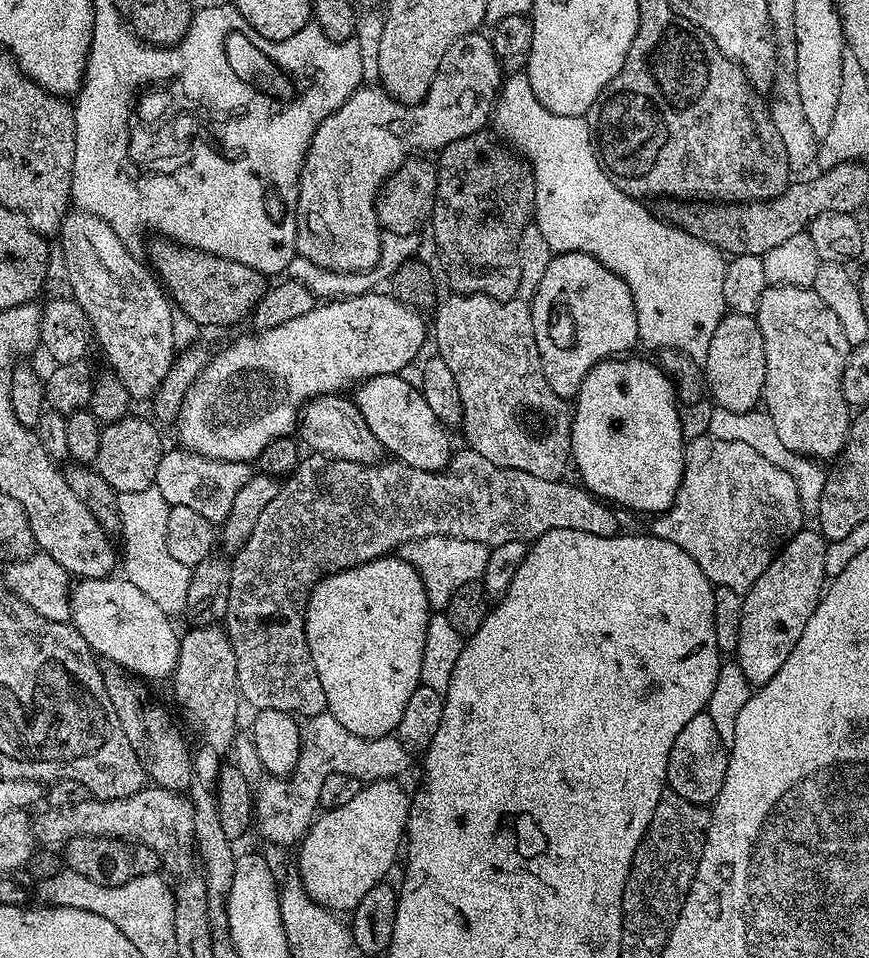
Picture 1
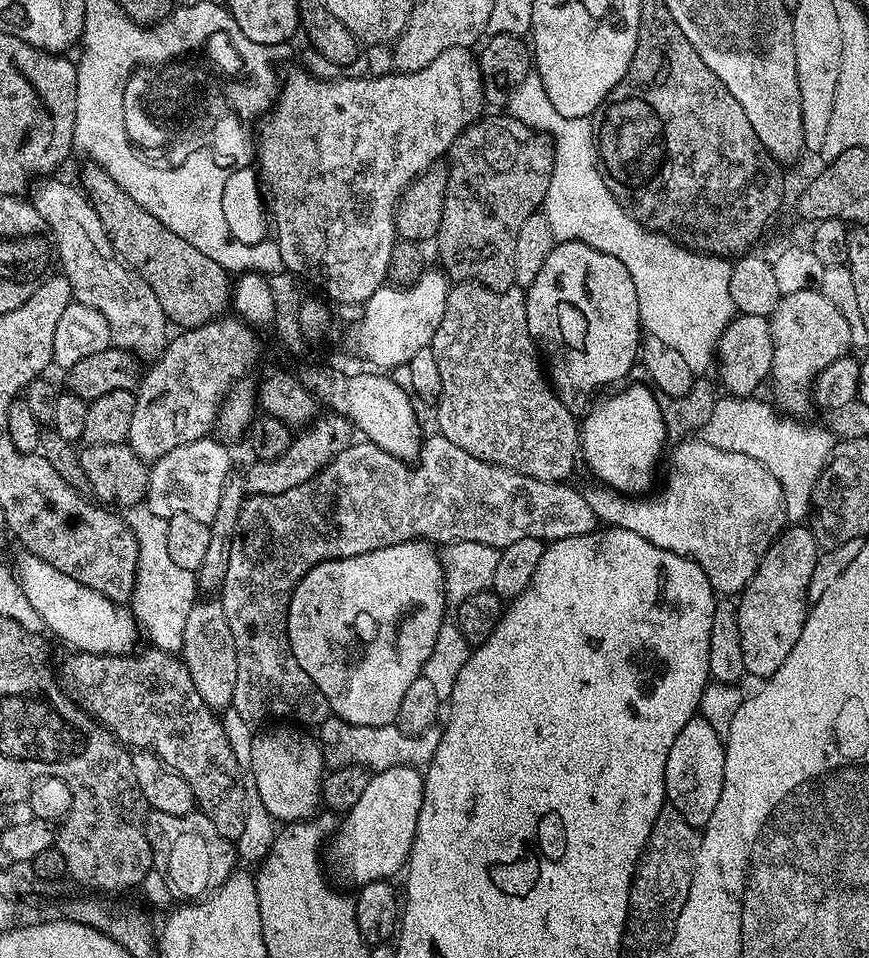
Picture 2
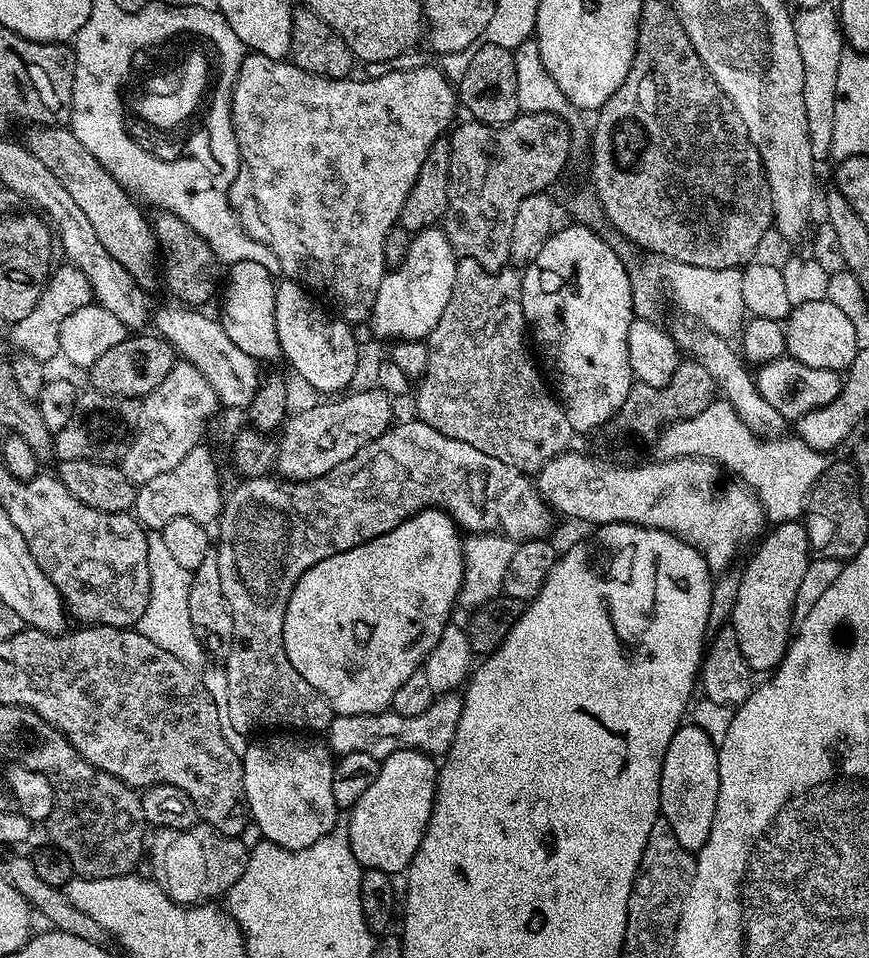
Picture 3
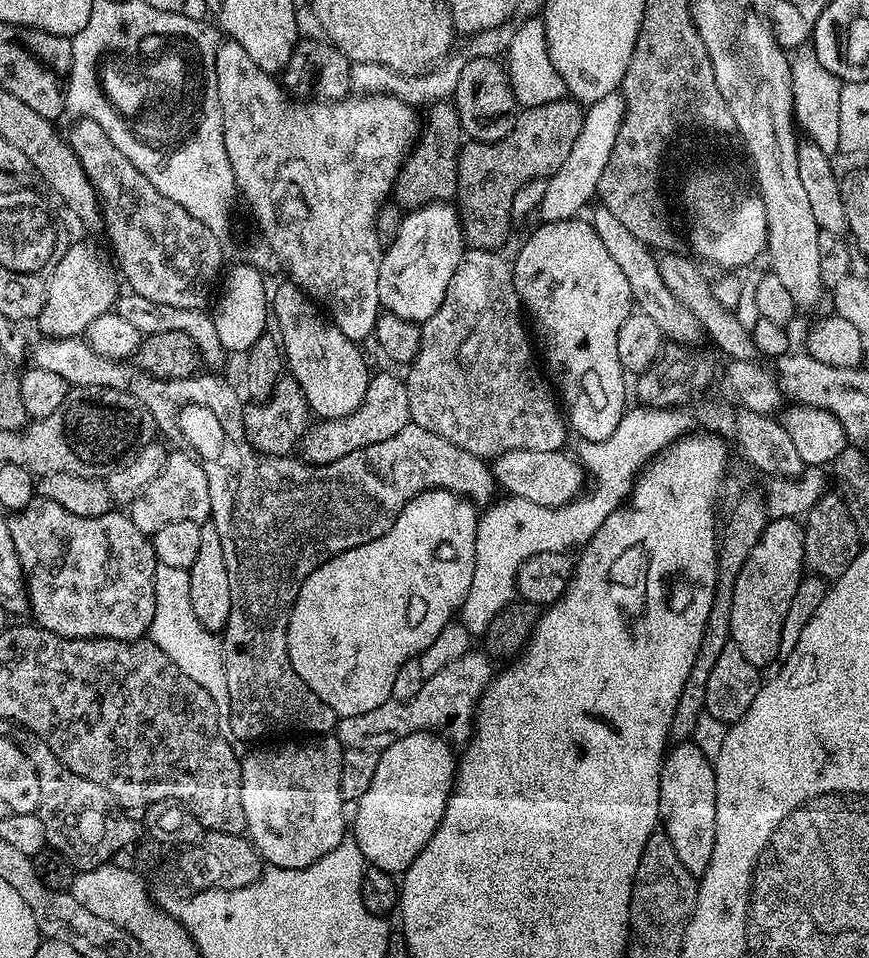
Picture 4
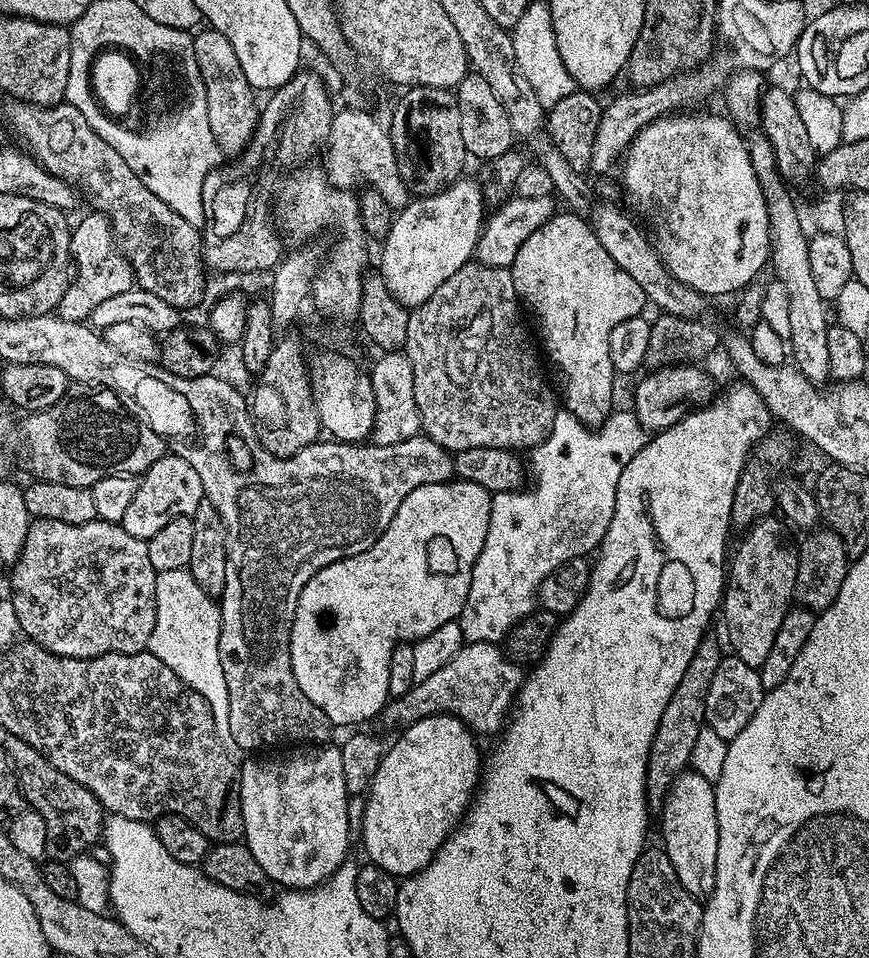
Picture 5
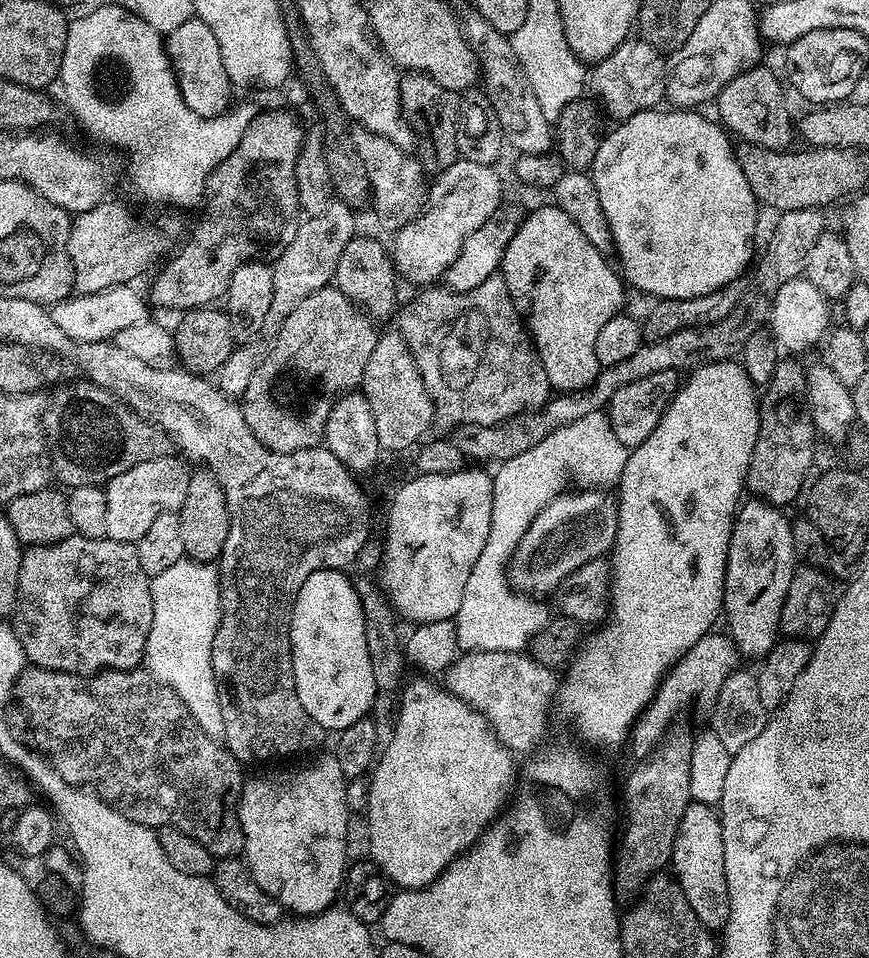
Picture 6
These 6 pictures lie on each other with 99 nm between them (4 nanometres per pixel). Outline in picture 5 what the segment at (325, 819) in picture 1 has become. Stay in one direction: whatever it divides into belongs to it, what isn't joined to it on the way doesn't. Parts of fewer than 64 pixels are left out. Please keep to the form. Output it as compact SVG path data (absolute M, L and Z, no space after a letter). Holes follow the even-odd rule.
M441 714L439 716L427 716L418 722L409 724L407 728L399 733L400 736L393 744L387 745L382 762L378 766L378 774L374 774L374 782L370 791L367 793L364 804L364 825L361 826L360 832L364 835L364 848L368 851L367 859L376 864L382 870L386 870L390 875L397 878L413 876L420 872L434 858L434 854L446 842L446 838L452 835L456 825L464 819L464 813L468 811L468 806L472 802L472 797L480 783L482 775L482 751L476 745L477 737L470 731L457 716Z

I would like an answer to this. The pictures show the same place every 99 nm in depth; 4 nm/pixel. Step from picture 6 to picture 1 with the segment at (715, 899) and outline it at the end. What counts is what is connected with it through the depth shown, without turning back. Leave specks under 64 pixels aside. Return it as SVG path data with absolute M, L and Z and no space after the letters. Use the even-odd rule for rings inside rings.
M708 711L694 714L694 718L690 718L686 726L682 726L678 738L674 738L674 746L670 746L667 787L686 798L686 802L701 806L711 805L722 790L729 755L729 745L722 742Z

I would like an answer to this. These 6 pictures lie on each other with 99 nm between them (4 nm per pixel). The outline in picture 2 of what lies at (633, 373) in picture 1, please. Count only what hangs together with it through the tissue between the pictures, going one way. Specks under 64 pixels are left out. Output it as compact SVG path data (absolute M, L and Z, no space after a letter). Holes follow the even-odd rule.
M638 384L602 401L595 401L581 421L581 457L605 487L627 496L645 495L654 470L667 445L663 407L657 395Z

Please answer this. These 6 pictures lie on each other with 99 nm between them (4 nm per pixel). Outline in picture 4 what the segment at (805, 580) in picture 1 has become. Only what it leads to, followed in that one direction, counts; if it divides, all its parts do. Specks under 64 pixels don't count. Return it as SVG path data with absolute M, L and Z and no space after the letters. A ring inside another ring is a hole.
M791 516L769 519L762 538L758 538L758 546L750 550L750 558L746 558L742 574L738 574L738 582L734 582L734 606L730 606L731 643L742 650L742 658L755 668L764 670L767 664L777 663L786 612L805 572L801 521Z

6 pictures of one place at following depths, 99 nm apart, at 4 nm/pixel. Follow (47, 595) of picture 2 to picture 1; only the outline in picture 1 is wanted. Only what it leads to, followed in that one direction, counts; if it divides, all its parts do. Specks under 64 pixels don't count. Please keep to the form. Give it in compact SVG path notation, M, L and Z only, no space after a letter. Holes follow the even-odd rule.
M123 576L104 577L102 579L81 579L71 589L69 595L70 620L73 627L79 630L87 644L99 657L118 663L121 669L129 673L137 672L148 680L167 681L176 670L180 634L174 630L173 620L169 613L159 609L156 602L151 601L138 586Z

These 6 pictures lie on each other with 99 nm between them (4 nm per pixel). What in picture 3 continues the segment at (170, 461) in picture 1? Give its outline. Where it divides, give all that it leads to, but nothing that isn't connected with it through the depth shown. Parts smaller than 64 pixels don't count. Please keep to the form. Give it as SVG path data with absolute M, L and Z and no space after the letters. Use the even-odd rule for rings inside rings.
M197 446L190 450L190 454L186 454L178 466L137 487L134 515L145 529L163 529L164 524L174 518L194 518L194 522L205 526L211 525L211 520L212 523L219 521L222 507L220 472L216 469L211 450L204 447Z

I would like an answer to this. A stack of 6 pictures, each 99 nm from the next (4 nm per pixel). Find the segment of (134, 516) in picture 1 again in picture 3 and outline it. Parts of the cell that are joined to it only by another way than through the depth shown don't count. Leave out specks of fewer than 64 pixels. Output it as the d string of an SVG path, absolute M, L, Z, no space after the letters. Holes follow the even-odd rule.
M152 530L148 532L148 561L150 562L150 602L146 602L146 614L142 614L138 630L150 642L162 646L162 650L167 650L174 654L182 663L190 669L200 670L204 664L205 645L200 643L198 634L192 629L190 622L190 582L192 574L186 570L186 566L178 566L177 560L170 554L170 549L166 546L166 538L163 531Z

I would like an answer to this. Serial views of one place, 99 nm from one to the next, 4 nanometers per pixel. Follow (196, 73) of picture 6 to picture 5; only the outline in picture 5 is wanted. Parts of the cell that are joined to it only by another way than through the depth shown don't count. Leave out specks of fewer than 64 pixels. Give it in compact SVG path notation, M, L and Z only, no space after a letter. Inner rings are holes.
M205 27L203 31L195 33L192 45L198 70L206 86L206 110L210 114L210 130L214 130L216 145L221 153L231 158L240 155L255 134L258 104L252 101L253 89L248 87L246 74L242 74L242 66L238 64L238 54L234 54L234 46L230 46L226 34L209 27Z

